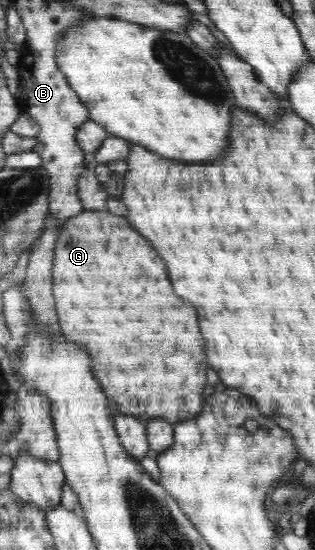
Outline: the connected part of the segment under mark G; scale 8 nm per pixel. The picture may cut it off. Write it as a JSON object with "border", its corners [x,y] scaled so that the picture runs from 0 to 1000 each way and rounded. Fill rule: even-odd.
{"border":[[[270,380],[251,393],[190,407],[171,476],[165,533],[190,604],[203,615],[276,636],[295,684],[321,695],[327,713],[359,724],[378,749],[422,753],[463,771],[486,760],[524,760],[556,775],[575,764],[619,760],[638,745],[657,698],[651,680],[663,662],[651,622],[625,593],[619,560],[549,531],[524,476],[479,444],[410,411],[397,395],[365,393],[340,382]]]}

